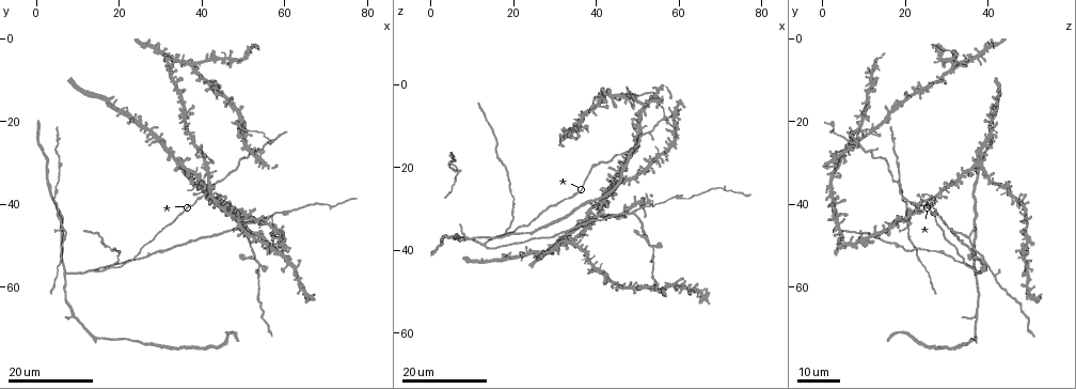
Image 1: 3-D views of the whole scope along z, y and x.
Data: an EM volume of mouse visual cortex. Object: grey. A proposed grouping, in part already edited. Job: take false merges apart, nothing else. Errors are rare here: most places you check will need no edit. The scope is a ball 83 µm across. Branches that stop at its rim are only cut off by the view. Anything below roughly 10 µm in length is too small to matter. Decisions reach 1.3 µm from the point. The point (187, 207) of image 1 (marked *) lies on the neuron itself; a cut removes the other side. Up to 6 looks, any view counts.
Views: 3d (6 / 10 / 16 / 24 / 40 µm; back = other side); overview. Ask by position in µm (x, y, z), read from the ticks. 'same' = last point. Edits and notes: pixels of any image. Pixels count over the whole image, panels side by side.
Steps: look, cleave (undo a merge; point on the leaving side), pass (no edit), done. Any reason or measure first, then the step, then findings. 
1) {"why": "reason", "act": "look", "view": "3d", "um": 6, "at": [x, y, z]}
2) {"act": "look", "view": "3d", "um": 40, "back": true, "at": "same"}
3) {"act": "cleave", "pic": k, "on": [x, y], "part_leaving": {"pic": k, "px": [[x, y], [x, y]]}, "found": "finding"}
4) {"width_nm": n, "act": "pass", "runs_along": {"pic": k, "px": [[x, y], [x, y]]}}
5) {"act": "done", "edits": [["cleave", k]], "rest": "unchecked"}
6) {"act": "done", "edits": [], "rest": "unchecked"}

{"why": "three arms meet", "act": "look", "view": "3d", "um": 24, "at": [48.5, 46.0, 30.5]}

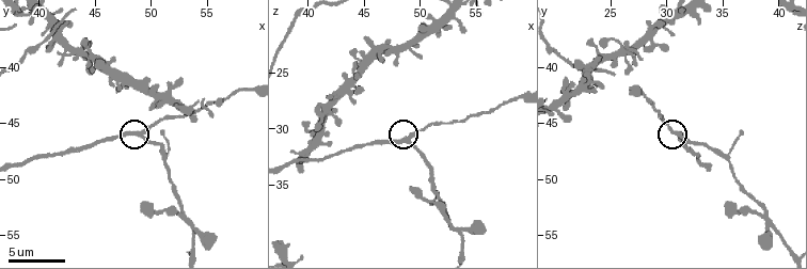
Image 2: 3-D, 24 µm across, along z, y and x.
{"act": "look", "view": "3d", "um": 10, "at": [49.0, 45.8, 31.0]}

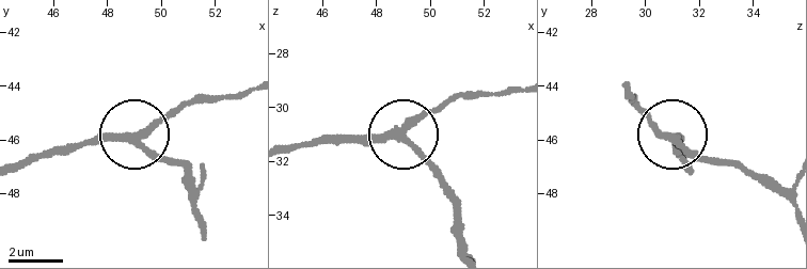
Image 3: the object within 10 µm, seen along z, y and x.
{"arms": 3, "act": "pass", "runs_along": {"pic": 3, "px": [[290, 149], [317, 140], [400, 136], [453, 94]]}, "found": "continuous, no second neuron"}

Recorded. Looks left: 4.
{"why": "calibre changes", "act": "look", "view": "3d", "um": 24, "at": [6.5, 46.0, 20.0]}

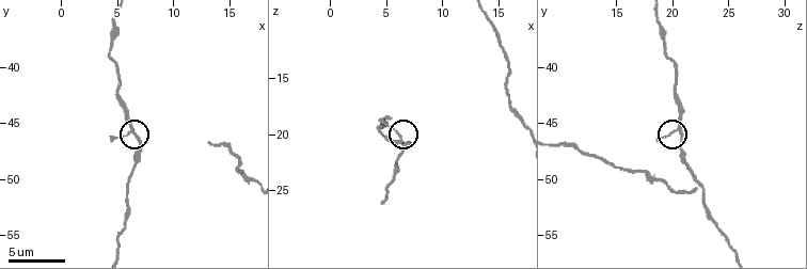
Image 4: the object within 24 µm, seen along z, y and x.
{"act": "look", "view": "3d", "um": 6, "at": [6.4, 45.4, 20.6]}

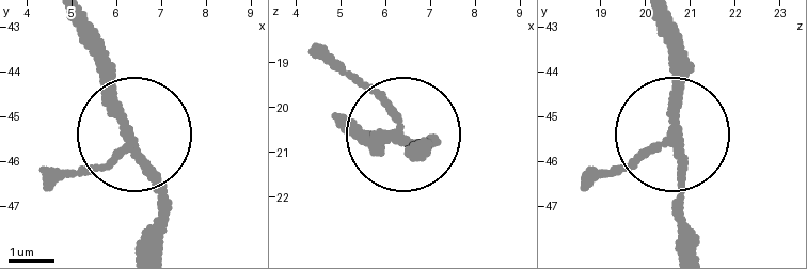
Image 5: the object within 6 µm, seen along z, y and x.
{"width_nm": 190, "act": "pass", "found": "continuous, no second neuron"}

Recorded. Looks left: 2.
{"act": "done", "edits": [], "rest": "unchecked"}

